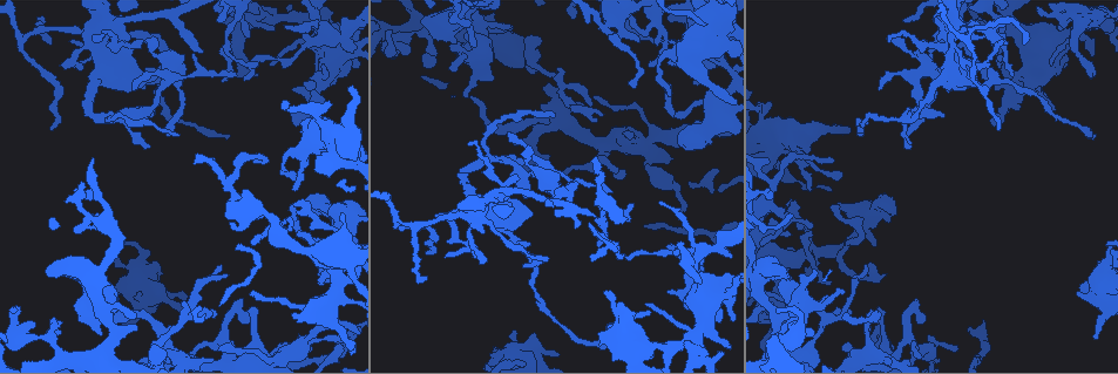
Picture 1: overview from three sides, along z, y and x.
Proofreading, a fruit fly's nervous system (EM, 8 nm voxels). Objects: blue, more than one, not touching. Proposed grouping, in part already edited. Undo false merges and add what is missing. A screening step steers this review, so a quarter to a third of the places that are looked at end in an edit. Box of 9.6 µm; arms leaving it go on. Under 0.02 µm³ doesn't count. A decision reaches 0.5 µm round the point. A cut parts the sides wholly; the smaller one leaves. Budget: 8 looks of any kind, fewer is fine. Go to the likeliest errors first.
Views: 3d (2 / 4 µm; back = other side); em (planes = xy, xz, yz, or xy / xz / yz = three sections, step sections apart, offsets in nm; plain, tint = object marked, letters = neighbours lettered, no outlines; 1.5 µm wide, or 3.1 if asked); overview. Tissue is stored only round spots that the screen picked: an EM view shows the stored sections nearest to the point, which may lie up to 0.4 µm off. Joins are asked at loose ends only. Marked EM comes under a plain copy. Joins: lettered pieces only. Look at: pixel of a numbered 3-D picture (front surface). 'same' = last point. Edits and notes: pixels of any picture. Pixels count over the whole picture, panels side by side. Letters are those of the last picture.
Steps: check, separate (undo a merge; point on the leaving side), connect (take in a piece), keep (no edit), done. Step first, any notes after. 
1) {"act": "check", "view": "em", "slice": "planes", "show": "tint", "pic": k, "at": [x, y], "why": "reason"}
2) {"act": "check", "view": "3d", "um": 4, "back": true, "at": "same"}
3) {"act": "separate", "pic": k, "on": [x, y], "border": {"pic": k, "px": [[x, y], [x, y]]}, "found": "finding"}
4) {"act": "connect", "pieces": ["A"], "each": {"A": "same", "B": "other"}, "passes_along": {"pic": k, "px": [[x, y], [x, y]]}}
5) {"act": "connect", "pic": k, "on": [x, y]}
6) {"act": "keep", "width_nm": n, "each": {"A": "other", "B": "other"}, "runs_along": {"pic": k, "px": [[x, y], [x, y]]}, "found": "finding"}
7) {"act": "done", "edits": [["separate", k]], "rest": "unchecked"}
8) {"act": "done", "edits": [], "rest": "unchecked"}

{"act": "check", "view": "em", "slice": "planes", "show": "letters", "pic": 1, "at": [594, 158], "why": "free end"}

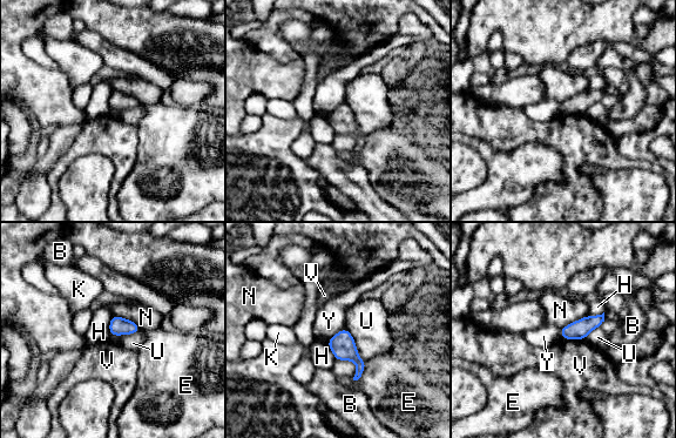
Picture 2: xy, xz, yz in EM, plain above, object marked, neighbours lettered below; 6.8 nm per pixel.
{"act": "keep", "each": {"B": "other", "E": "other", "H": "other", "K": "other", "N": "other", "U": "other", "V": "other", "Y": "other"}, "border": {"pic": 2, "px": [[345, 327], [329, 339]]}, "found": "none of them fits"}

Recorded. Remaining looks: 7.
{"act": "check", "view": "em", "slice": "planes", "show": "letters", "pic": 1, "at": [670, 95]}

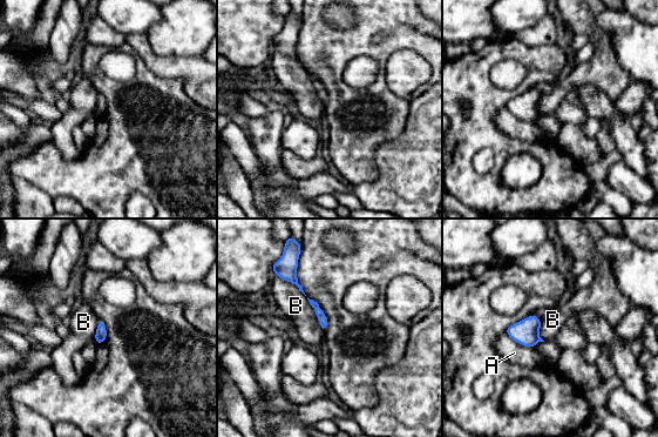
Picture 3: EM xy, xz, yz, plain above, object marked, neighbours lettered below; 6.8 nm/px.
{"act": "keep", "each": {"A": "other", "B": "other"}, "border": {"pic": 3, "px": [[273, 274], [298, 288], [323, 328]]}, "found": "no lettered piece goes on from it"}

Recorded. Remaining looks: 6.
{"act": "check", "view": "em", "slice": "planes", "show": "letters", "pic": 1, "at": [139, 293], "why": "an open end"}

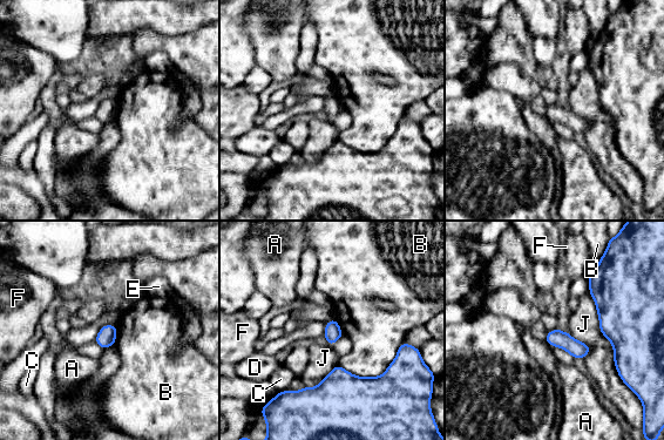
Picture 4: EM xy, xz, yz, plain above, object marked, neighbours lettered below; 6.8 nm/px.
{"act": "keep", "each": {"A": "other", "B": "other", "C": "other", "D": "other", "E": "other", "F": "other", "J": "other"}, "border": {"pic": 4, "px": [[402, 342], [378, 376], [339, 365]]}, "found": "none of them fits"}

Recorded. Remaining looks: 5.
{"act": "done", "edits": [], "rest": "unchecked"}

